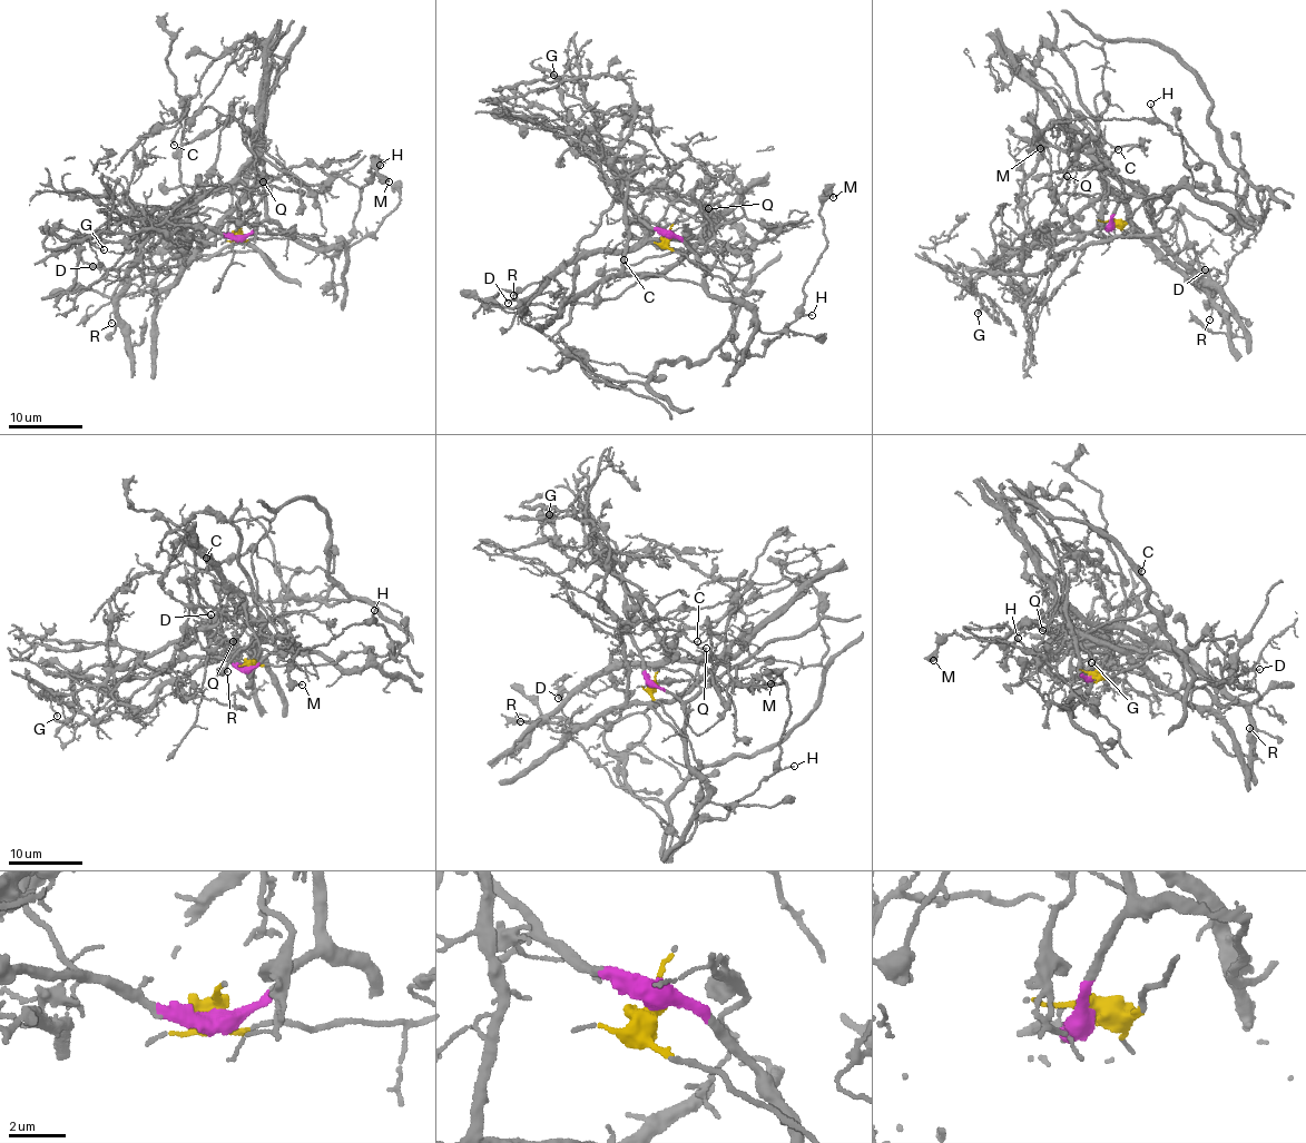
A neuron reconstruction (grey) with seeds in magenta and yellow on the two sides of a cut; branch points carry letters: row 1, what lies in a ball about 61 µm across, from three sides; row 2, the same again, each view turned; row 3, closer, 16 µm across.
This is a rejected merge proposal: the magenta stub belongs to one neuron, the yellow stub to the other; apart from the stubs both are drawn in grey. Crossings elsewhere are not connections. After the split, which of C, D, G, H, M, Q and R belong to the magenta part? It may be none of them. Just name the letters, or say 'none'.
C, D, G, Q, R

